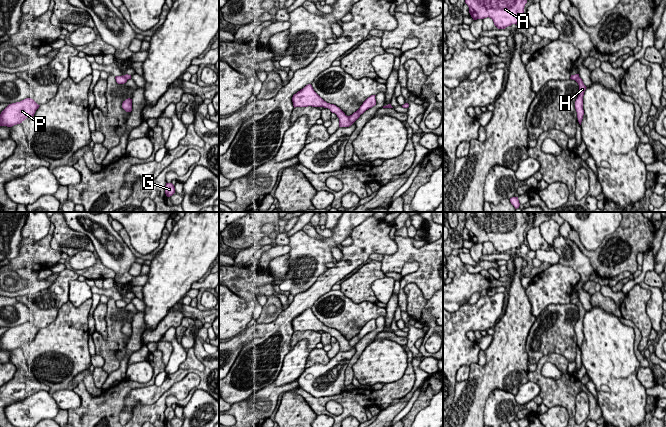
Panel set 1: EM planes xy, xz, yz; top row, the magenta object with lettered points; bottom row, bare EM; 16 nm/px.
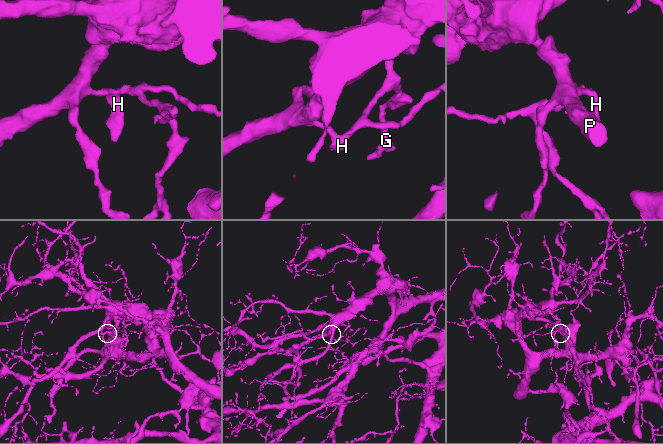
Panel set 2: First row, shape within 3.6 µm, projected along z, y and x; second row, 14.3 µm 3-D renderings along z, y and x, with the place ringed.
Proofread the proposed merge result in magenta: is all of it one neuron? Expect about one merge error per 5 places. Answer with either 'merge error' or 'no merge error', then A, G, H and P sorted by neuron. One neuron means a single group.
merge error; groups A H P / G

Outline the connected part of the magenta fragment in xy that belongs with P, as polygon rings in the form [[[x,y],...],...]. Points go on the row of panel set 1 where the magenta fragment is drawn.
[[[31,98],[9,104],[0,114],[0,126],[12,127],[22,123],[26,118],[33,117],[39,106]]]

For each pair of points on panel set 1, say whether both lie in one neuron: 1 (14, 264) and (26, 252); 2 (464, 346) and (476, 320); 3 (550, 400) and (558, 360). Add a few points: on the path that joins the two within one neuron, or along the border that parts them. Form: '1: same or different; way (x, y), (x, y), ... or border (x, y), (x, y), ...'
1: same; way (17, 262), (24, 255)
2: same; way (463, 339), (463, 331), (469, 325)
3: same; way (548, 387), (538, 377), (539, 365), (545, 359)

